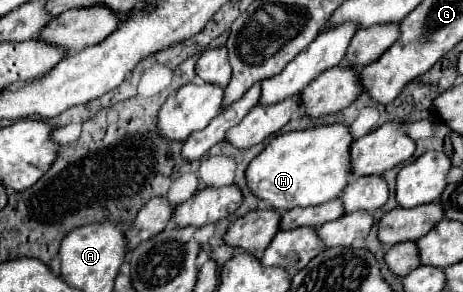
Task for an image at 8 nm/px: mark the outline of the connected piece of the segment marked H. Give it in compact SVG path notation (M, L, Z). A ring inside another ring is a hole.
M343 124L317 126L309 130L297 130L275 136L265 150L253 158L245 170L249 190L277 212L287 212L295 206L317 206L339 198L343 192L351 166L349 144L353 136ZM287 202L287 204L285 204Z

